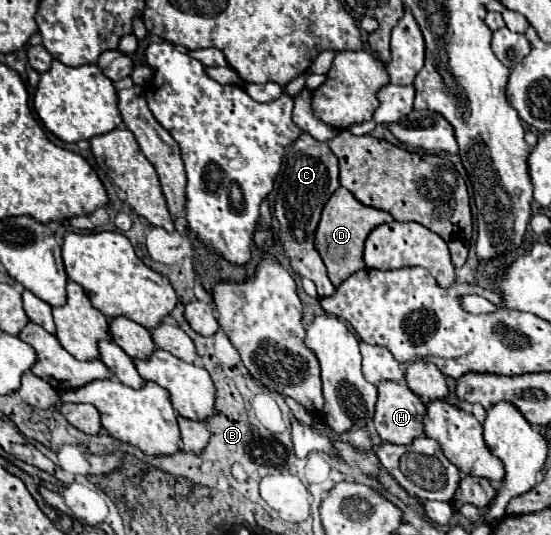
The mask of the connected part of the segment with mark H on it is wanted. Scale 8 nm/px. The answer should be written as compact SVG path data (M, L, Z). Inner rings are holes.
M382 381L378 385L374 425L384 441L410 445L416 437L424 435L424 415L426 405L408 389L408 385L396 381Z

